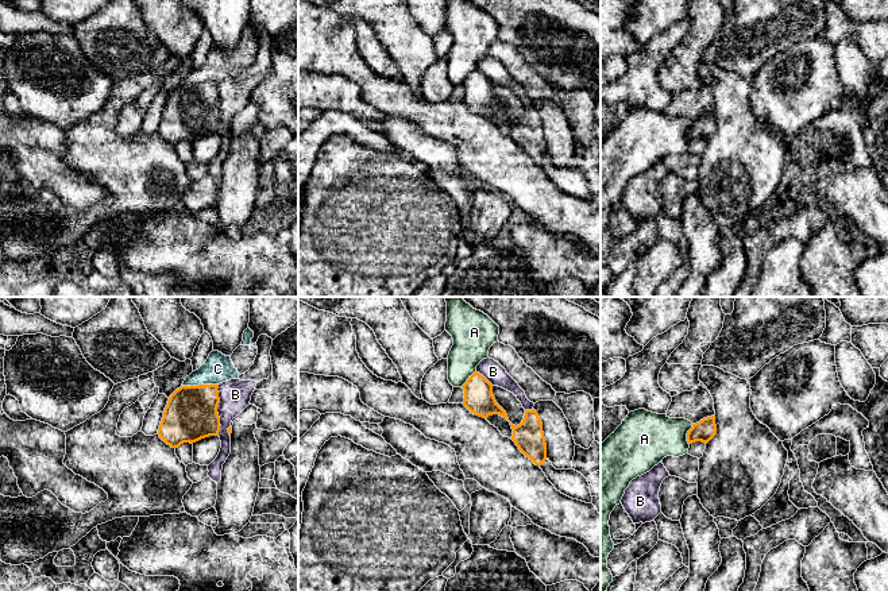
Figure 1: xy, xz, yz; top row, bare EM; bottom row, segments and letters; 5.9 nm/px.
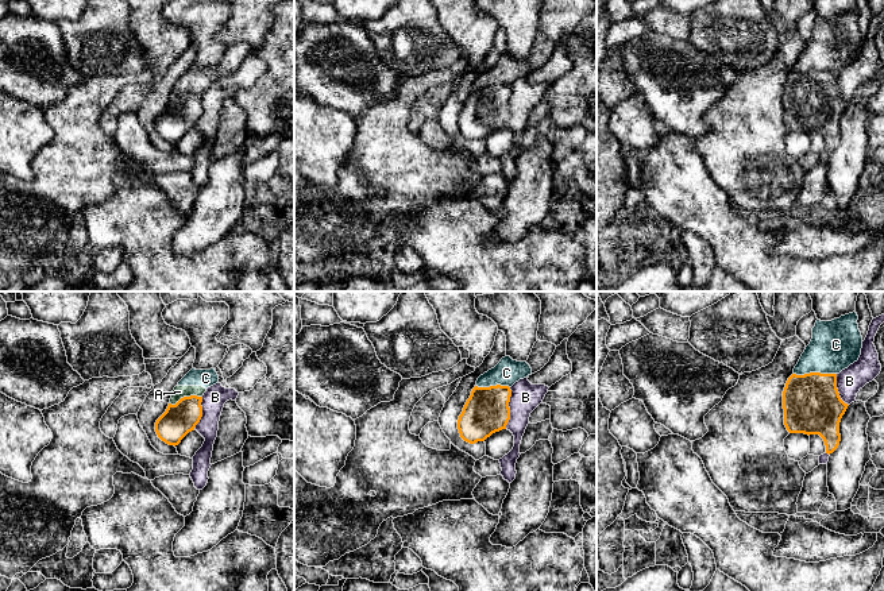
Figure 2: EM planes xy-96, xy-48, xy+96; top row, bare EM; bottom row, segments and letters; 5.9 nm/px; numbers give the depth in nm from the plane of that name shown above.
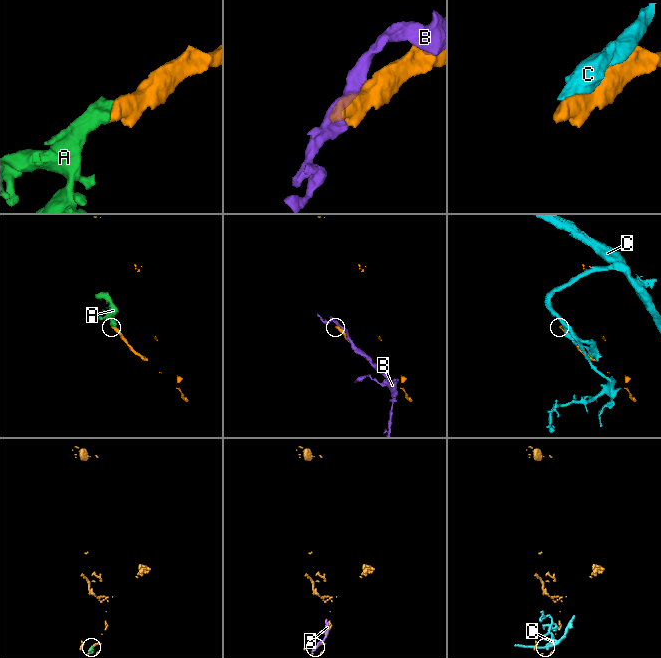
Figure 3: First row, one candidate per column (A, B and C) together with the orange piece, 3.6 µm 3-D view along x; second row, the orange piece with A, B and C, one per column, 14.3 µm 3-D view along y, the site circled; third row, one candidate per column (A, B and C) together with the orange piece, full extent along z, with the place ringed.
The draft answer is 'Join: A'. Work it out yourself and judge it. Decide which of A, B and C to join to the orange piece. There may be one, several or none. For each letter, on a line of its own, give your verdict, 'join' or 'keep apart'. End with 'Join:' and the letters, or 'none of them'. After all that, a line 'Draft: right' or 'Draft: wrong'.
A: keep apart
B: keep apart
C: keep apart
Join: none of them
Draft: wrong

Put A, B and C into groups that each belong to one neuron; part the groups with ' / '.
A C / B

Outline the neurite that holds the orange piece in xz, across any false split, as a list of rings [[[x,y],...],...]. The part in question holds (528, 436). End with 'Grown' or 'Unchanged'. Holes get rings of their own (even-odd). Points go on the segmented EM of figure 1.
[[[525,410],[524,420],[520,425],[511,425],[511,440],[518,449],[536,466],[541,466],[547,460],[547,444],[543,432],[543,422],[533,410]]]. Unchanged

